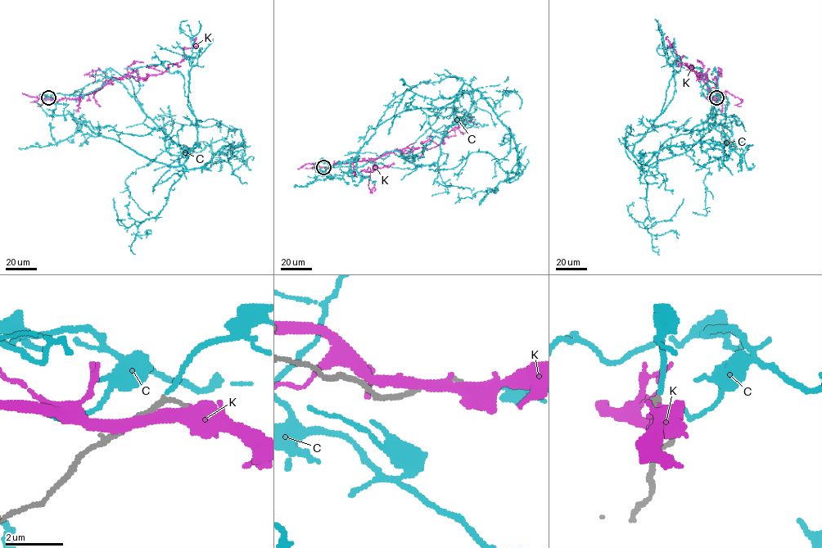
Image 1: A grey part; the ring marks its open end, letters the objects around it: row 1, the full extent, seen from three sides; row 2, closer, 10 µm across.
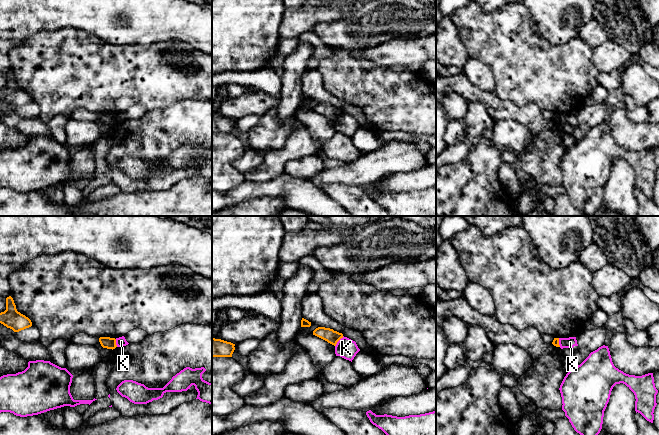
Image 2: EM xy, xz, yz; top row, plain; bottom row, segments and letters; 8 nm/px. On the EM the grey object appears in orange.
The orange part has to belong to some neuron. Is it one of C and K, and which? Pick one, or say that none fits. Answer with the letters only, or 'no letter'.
C

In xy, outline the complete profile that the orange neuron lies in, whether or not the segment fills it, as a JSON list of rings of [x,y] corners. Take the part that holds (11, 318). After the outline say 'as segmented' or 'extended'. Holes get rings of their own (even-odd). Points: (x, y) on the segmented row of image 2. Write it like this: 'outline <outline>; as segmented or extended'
outline [[[11,296],[6,298],[6,310],[0,313],[0,323],[14,332],[19,332],[32,326],[31,320],[17,311]]]; as segmented

